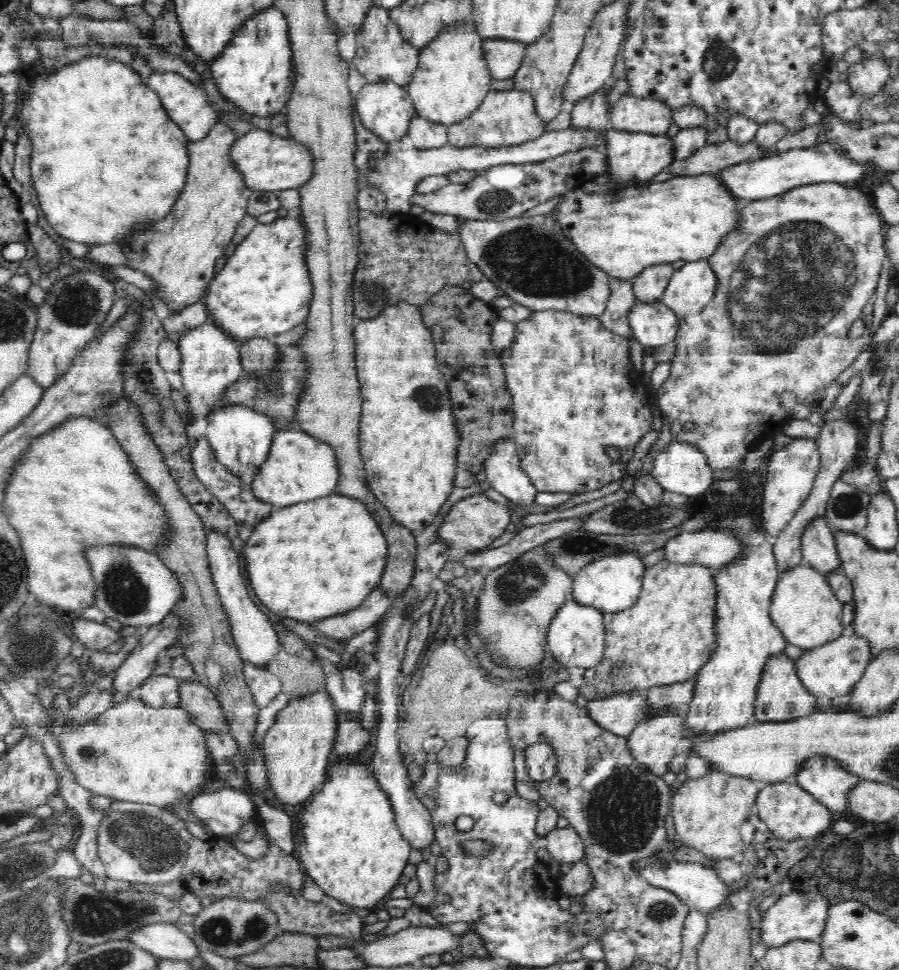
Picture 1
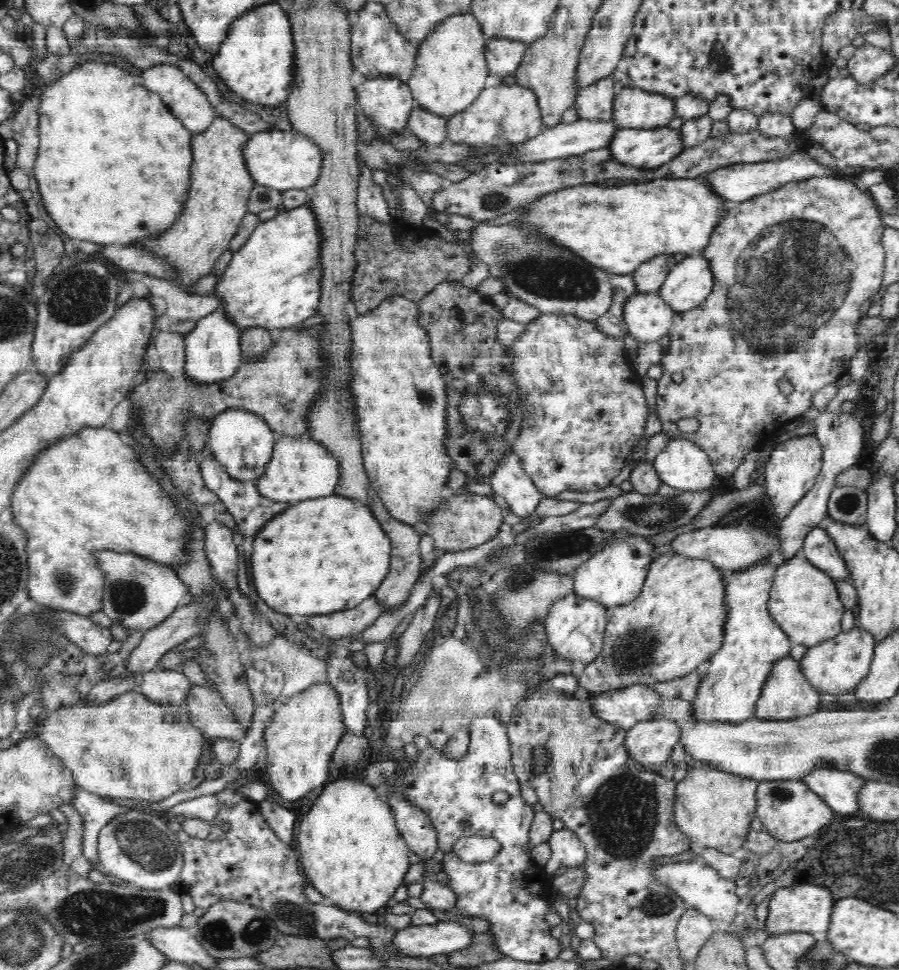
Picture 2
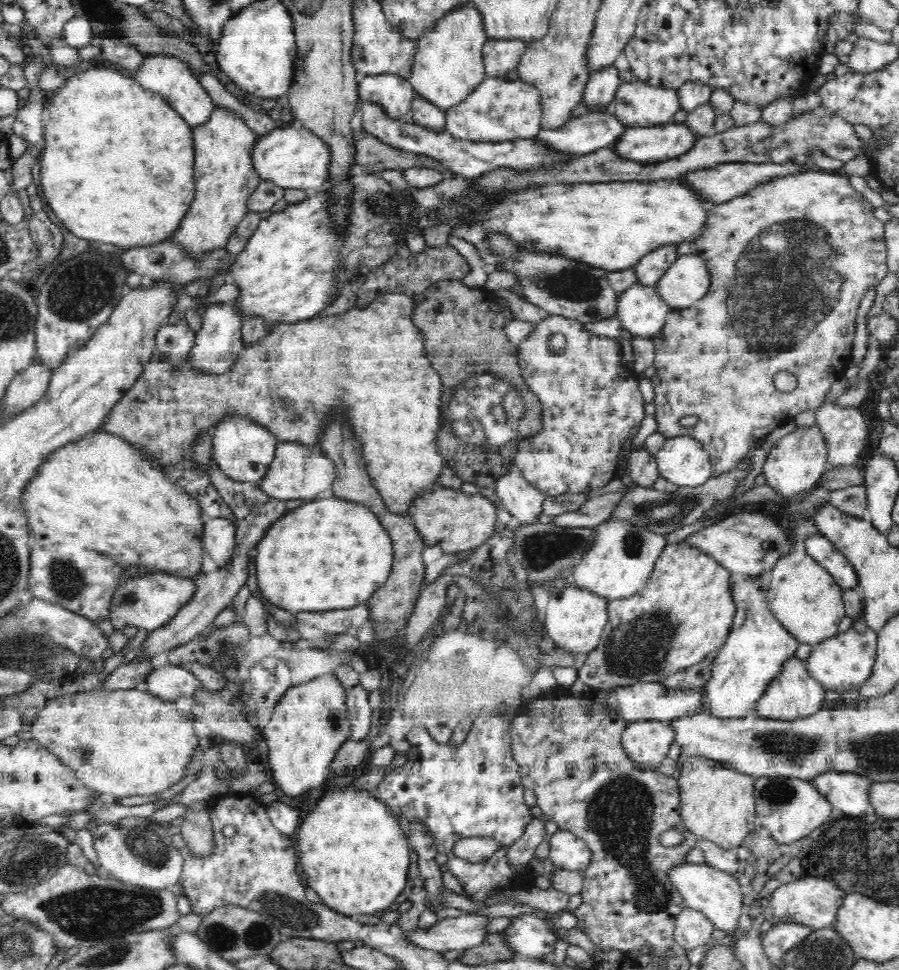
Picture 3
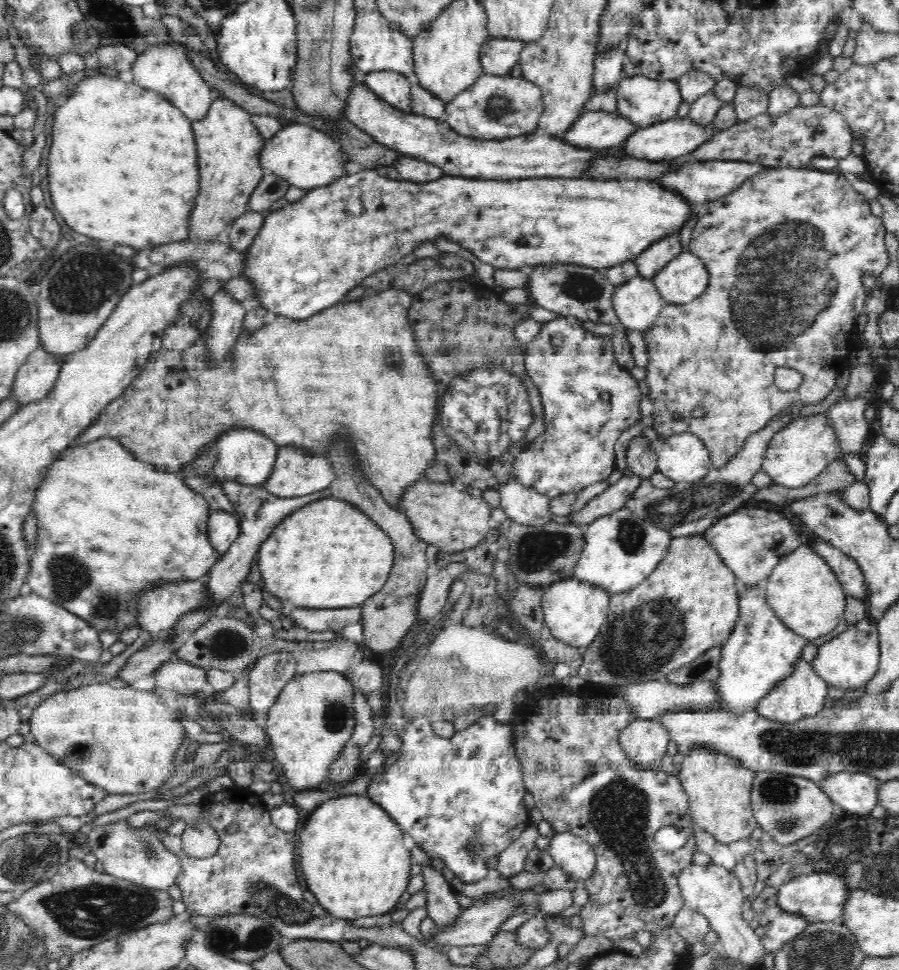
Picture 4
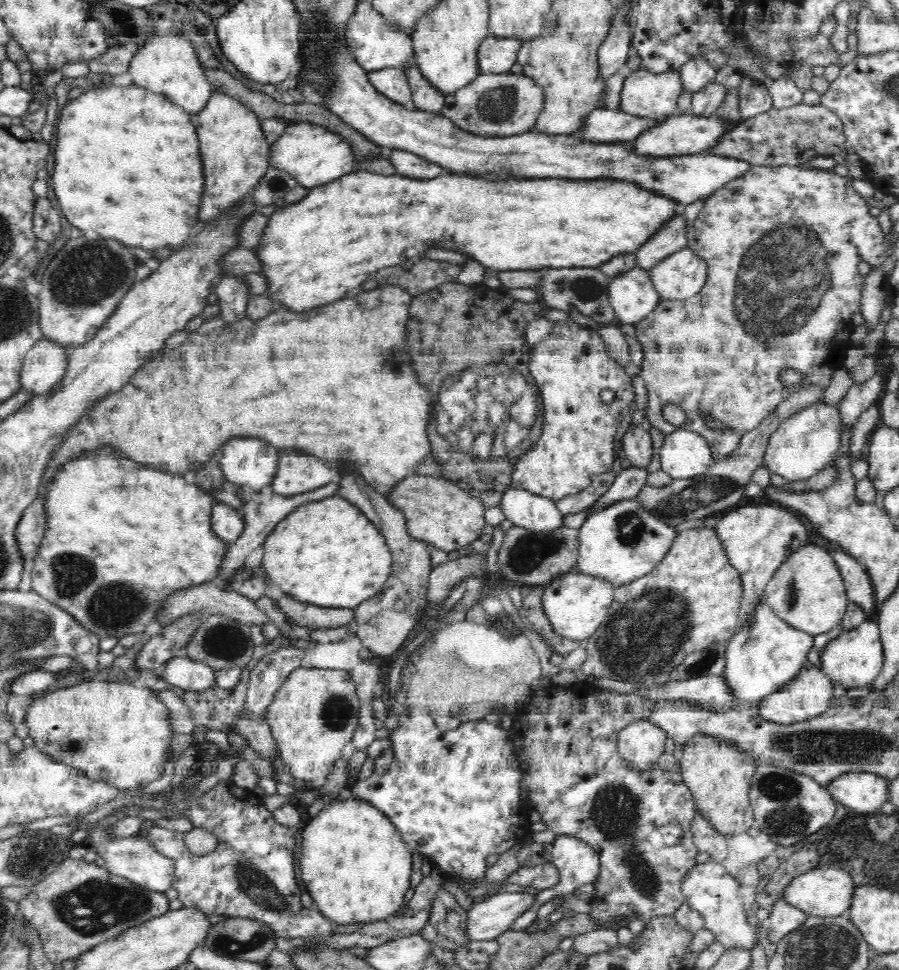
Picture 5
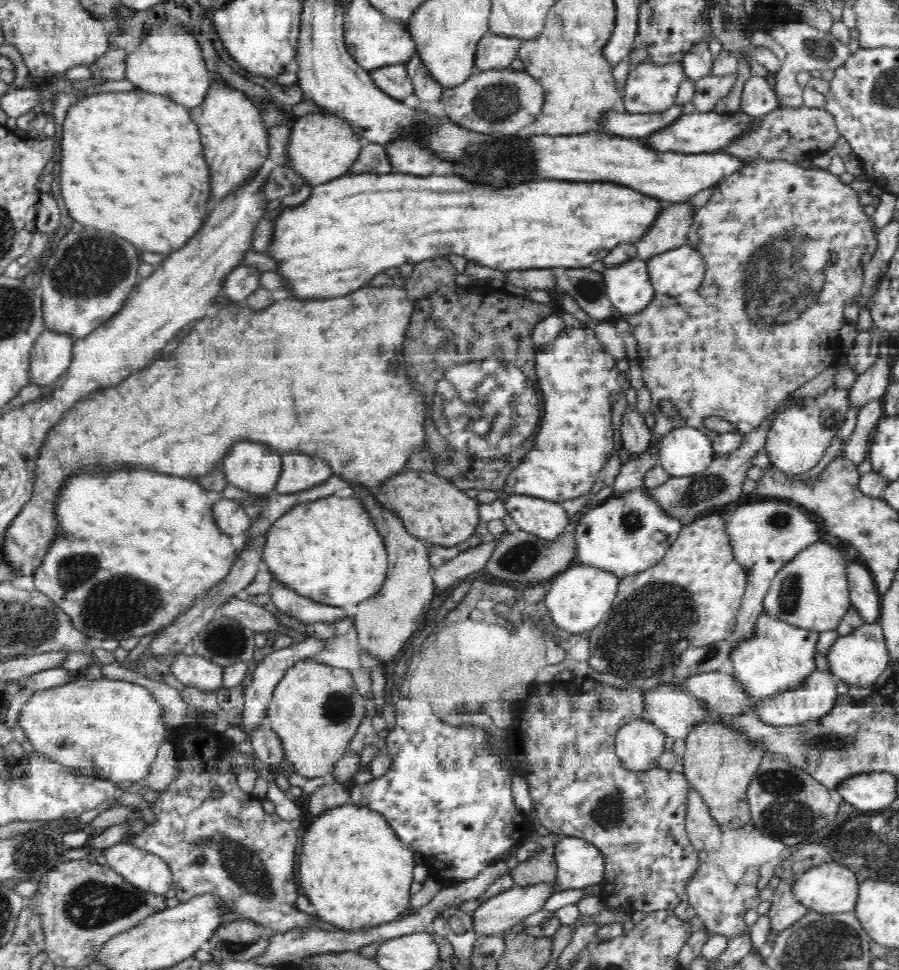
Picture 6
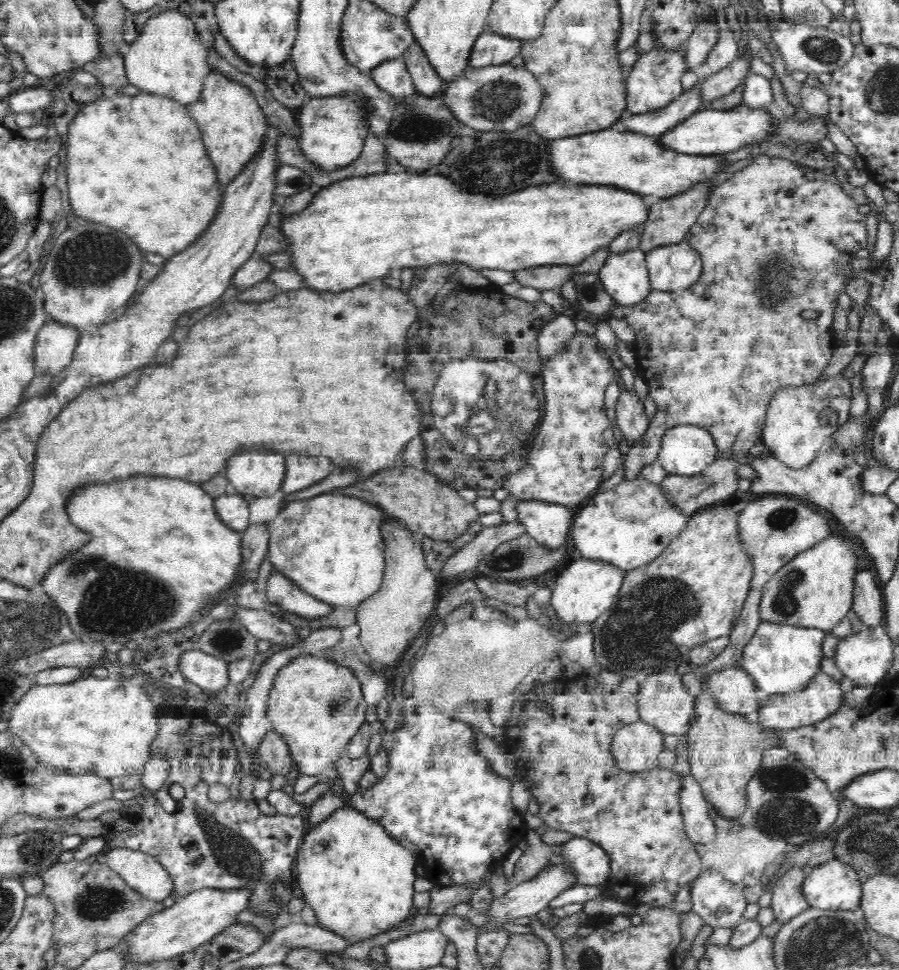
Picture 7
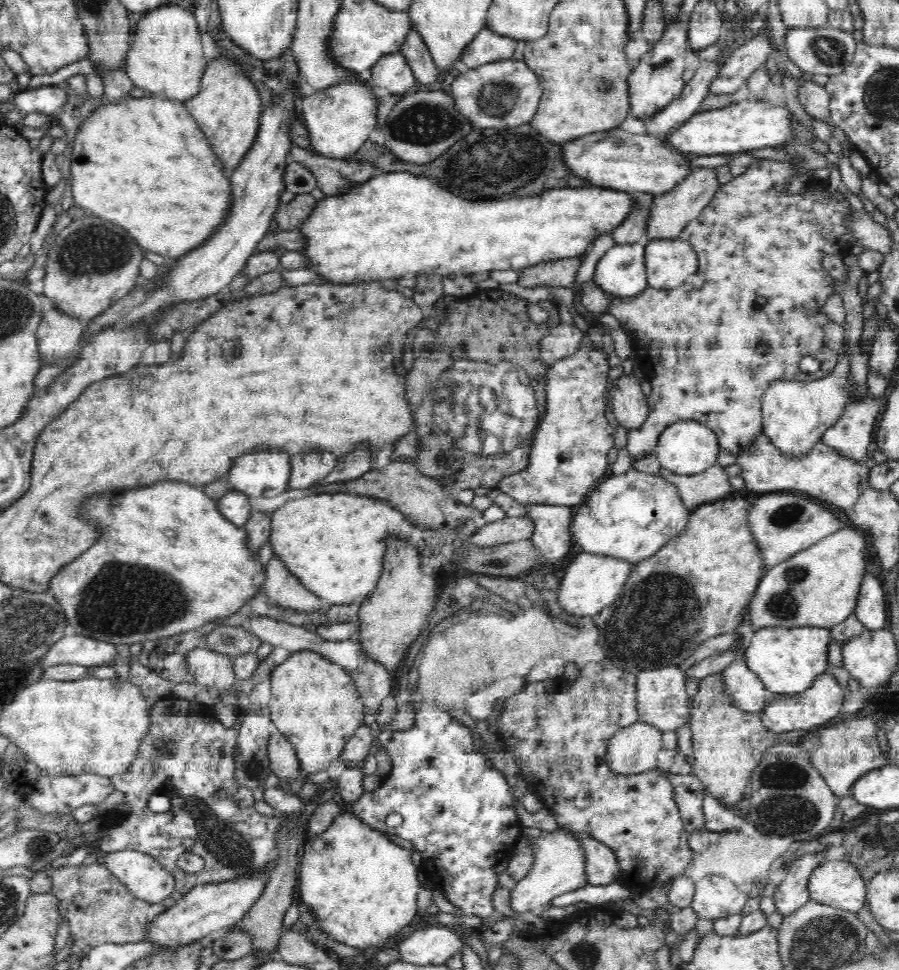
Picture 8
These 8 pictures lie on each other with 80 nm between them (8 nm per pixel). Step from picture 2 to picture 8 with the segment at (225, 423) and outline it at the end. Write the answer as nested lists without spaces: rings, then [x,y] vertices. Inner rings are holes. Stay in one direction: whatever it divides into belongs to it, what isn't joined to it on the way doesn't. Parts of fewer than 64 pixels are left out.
[[[278,449],[240,456],[227,472],[231,489],[247,494],[250,498],[274,498],[288,490],[291,476],[291,455]]]

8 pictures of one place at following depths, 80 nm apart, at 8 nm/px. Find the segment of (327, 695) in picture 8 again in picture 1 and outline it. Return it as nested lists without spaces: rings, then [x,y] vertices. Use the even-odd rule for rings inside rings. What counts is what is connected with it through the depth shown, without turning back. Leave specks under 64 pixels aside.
[[[318,690],[292,699],[278,712],[262,744],[271,796],[288,805],[298,804],[308,800],[324,784],[338,724],[334,700]]]

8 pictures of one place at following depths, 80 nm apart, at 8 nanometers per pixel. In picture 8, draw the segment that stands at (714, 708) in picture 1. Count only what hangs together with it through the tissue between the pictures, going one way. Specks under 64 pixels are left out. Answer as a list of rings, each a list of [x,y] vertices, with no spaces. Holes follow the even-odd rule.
[[[819,627],[764,628],[754,631],[749,646],[744,650],[745,664],[762,681],[762,685],[776,696],[795,695],[811,688],[816,677],[826,673],[829,666],[828,646],[832,636],[828,629]]]

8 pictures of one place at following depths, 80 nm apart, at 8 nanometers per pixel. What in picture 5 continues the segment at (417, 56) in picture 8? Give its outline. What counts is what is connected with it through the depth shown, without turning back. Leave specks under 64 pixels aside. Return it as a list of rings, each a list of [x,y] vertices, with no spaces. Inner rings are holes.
[[[418,65],[410,66],[407,71],[407,79],[412,91],[412,102],[418,110],[440,114],[445,102],[445,94],[438,88],[434,88],[428,80],[423,77],[423,73]]]

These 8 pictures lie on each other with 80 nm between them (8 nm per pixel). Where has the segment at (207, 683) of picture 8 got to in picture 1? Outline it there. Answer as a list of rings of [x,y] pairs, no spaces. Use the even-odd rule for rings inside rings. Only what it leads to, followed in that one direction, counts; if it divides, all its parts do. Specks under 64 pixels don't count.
[[[172,674],[152,676],[148,678],[132,696],[144,701],[154,708],[179,704],[179,691],[182,680],[174,678]]]

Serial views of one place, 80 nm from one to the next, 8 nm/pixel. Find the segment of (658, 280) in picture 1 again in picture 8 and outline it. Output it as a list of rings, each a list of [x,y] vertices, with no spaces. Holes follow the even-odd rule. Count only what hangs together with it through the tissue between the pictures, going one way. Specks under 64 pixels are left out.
[[[694,168],[683,182],[680,182],[671,192],[660,194],[652,201],[647,218],[646,236],[648,240],[658,237],[674,237],[678,239],[678,234],[688,225],[689,221],[696,218],[697,214],[708,206],[714,194],[718,192],[720,184],[716,180],[716,168]]]

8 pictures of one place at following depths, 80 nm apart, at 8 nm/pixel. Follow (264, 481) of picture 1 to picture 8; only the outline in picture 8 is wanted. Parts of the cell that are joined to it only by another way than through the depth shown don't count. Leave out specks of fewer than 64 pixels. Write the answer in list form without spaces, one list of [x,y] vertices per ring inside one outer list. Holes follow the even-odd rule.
[[[330,450],[291,455],[291,476],[288,489],[308,490],[338,466],[338,458]]]

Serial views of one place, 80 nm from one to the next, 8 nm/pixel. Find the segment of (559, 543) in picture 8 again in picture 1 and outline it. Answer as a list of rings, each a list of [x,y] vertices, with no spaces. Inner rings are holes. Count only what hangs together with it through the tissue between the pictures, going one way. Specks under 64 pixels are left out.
[[[500,439],[491,457],[484,461],[483,469],[490,488],[502,493],[514,505],[524,506],[535,502],[538,489],[520,464],[513,439]]]

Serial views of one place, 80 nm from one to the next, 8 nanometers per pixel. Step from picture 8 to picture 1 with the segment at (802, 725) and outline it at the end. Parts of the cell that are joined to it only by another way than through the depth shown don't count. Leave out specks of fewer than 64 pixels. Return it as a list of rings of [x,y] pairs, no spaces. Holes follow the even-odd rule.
[[[782,654],[771,656],[767,661],[755,700],[754,721],[788,721],[818,710],[816,696],[806,690],[796,673],[795,660]]]

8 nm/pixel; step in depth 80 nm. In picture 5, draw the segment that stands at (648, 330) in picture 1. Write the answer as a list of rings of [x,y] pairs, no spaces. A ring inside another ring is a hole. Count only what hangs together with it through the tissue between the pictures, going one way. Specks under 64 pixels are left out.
[[[638,265],[609,281],[608,296],[619,323],[632,325],[644,320],[661,300],[649,272]]]

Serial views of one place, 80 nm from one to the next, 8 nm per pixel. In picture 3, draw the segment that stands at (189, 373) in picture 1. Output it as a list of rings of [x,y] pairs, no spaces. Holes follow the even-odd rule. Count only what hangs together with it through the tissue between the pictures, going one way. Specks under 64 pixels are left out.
[[[216,302],[209,305],[202,317],[200,330],[195,332],[194,344],[190,349],[191,364],[195,365],[199,372],[224,373],[236,362],[242,348],[242,314],[235,303],[224,304]]]

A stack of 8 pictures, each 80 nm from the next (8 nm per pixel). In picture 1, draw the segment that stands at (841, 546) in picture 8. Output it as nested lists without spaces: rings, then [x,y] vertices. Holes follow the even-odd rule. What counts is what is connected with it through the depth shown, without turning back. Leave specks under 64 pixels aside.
[[[806,564],[794,565],[779,574],[769,614],[784,639],[799,650],[820,647],[837,640],[843,632],[843,603],[827,583],[824,573]]]

